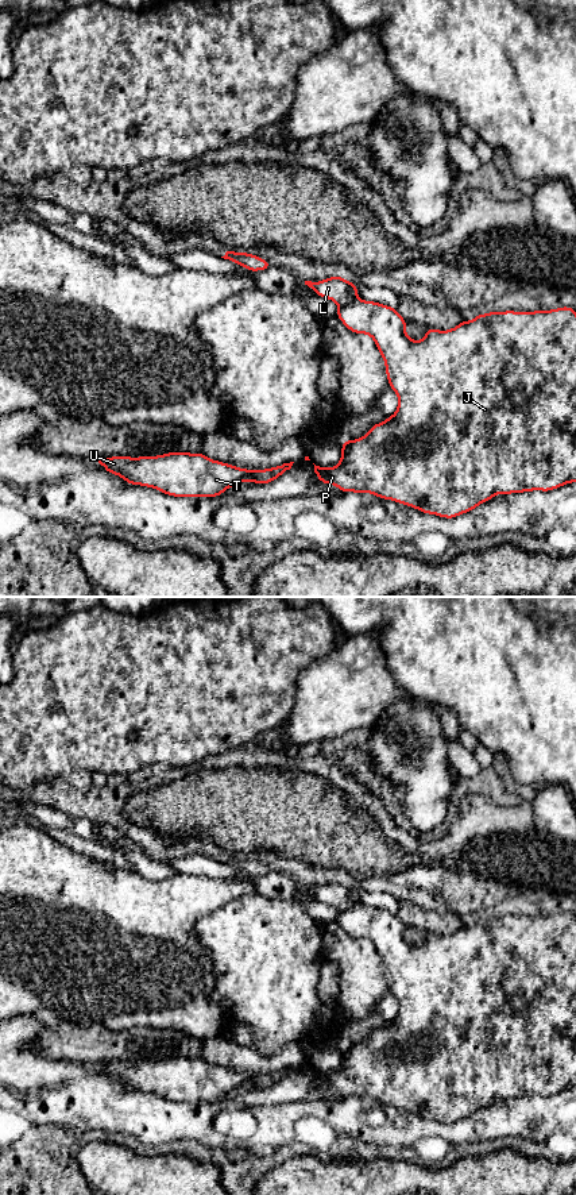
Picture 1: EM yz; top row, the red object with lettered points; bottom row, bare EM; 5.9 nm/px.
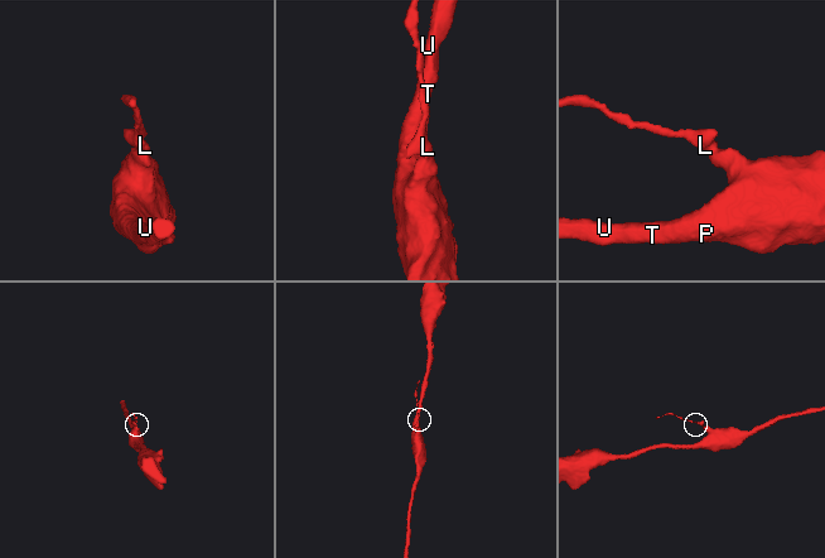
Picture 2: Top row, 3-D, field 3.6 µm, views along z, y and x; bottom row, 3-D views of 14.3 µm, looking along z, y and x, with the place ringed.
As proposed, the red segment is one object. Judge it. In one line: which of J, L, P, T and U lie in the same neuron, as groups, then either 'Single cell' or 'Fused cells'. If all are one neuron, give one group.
Groups: J P T U / L. Fused cells

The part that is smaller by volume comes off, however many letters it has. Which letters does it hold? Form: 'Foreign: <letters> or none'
Foreign: L

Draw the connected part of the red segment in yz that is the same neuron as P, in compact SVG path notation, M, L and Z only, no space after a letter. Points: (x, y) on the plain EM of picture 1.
M357 901L340 911L336 921L353 938L370 940L384 964L388 991L398 1001L397 1017L383 1028L374 1029L366 1041L347 1045L341 1049L341 1063L337 1071L324 1073L314 1069L316 1082L325 1090L336 1090L343 1098L371 1098L382 1105L391 1105L418 1114L426 1119L455 1123L468 1118L496 1099L525 1098L533 1095L550 1096L567 1088L576 1087L576 915L561 911L550 915L515 917L492 915L478 918L471 926L461 925L452 934L428 933L425 942L415 947L406 940L406 925L398 914L375 906L363 906Z

